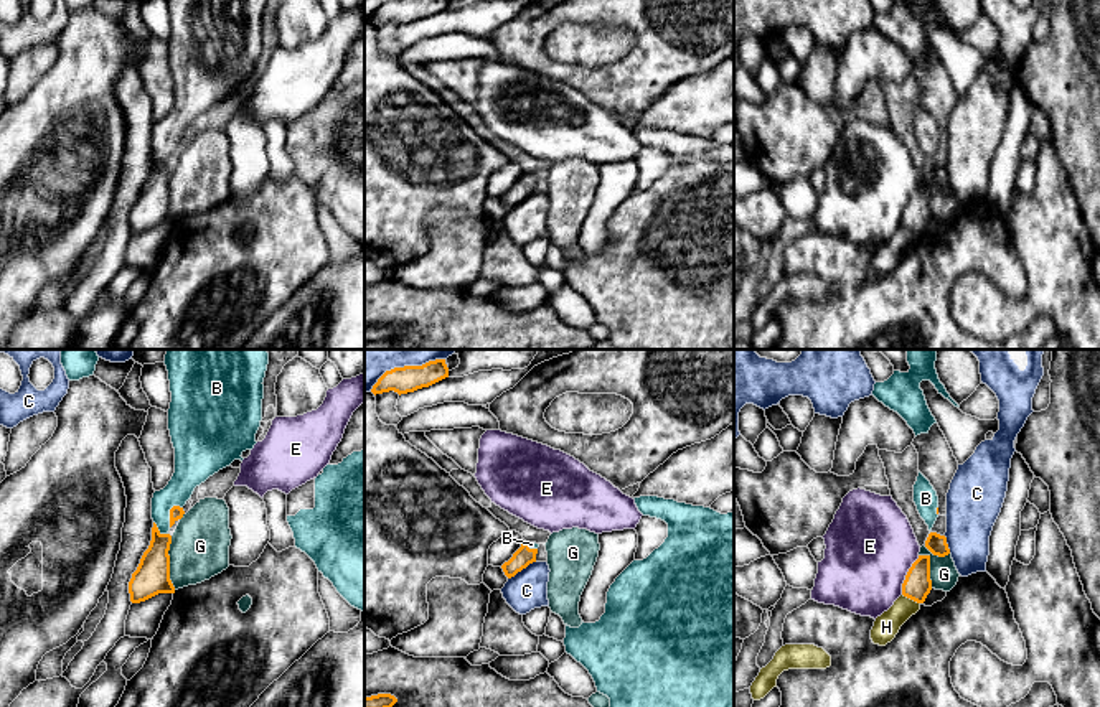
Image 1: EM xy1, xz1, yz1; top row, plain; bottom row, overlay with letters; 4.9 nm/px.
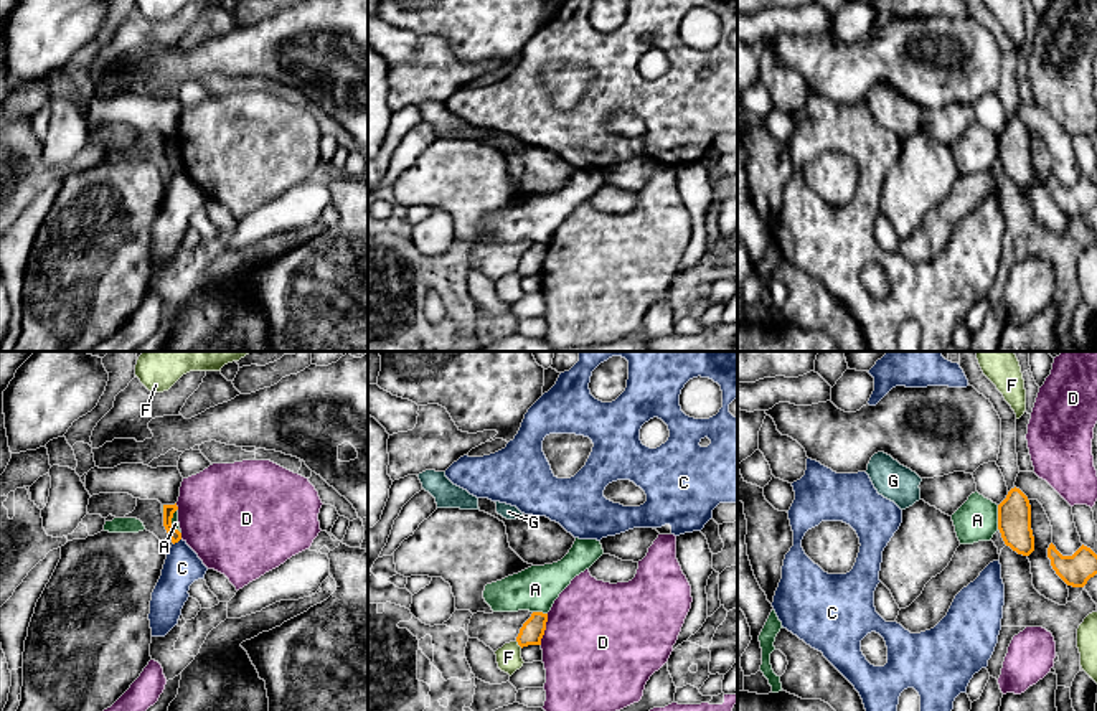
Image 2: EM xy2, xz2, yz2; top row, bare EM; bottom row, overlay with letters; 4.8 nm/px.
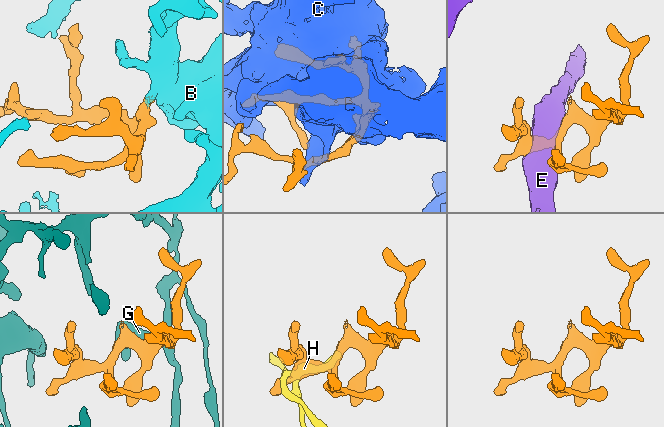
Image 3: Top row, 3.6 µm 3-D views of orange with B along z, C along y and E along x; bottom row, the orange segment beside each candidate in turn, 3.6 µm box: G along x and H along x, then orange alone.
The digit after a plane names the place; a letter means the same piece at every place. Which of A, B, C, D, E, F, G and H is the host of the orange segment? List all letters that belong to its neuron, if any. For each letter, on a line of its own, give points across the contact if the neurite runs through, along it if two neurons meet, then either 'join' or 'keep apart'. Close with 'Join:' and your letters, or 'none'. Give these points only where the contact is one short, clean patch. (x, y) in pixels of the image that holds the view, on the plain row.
A: keep apart
B: runs through xy1 (177, 144), (170, 144), (170, 131), (192, 98); join
C: keep apart
D: keep apart
E: keep apart
F: keep apart
G: border along yz1 (924, 177), (930, 183), (930, 218); keep apart
H: keep apart
Join: B

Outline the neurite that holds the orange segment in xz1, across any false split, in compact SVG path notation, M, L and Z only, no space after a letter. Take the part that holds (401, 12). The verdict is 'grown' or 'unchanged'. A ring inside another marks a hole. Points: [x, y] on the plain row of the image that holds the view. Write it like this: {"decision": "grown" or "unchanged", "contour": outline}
{"decision": "unchanged", "contour": "M391 0L378 10L371 23L376 26L394 21L401 26L429 18L445 8L449 8L449 0Z"}

